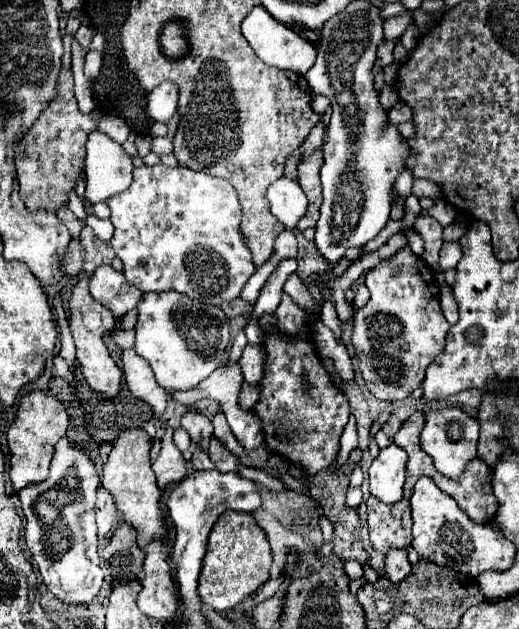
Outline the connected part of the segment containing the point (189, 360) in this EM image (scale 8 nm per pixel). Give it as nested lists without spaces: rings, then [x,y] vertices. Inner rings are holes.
[[[178,291],[144,293],[138,303],[136,321],[136,353],[144,357],[156,381],[166,391],[194,389],[196,383],[206,379],[214,369],[226,361],[226,347],[230,341],[228,317],[216,305],[204,305],[192,301],[188,295]]]

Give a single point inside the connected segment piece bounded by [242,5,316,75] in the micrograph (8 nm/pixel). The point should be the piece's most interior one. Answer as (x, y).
(275, 43)

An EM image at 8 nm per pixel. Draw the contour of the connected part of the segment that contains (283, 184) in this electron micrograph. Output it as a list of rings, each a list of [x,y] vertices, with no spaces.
[[[280,177],[268,187],[268,201],[270,211],[276,215],[276,219],[282,221],[286,229],[296,229],[308,205],[302,187],[288,177]]]

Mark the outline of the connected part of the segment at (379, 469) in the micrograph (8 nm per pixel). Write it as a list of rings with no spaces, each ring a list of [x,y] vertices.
[[[396,443],[380,449],[378,457],[368,469],[370,475],[370,493],[382,503],[392,505],[402,499],[404,487],[404,469],[406,469],[406,451]]]

